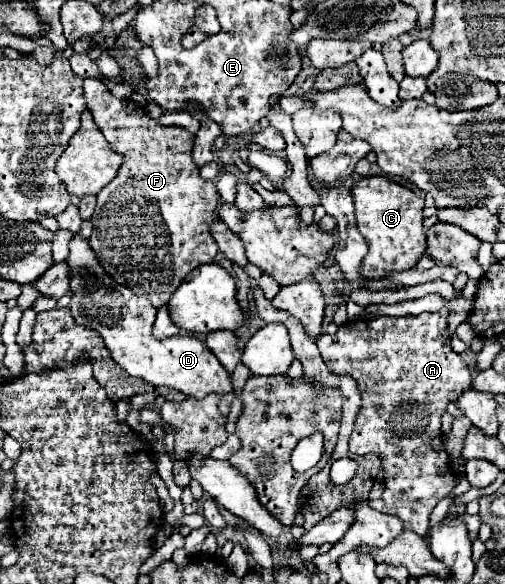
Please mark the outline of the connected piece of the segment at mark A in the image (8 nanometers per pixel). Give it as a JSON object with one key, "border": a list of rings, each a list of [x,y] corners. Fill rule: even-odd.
{"border":[[[440,310],[422,316],[366,318],[348,322],[340,326],[336,334],[322,334],[316,340],[326,366],[334,374],[352,374],[364,388],[366,404],[362,404],[362,412],[368,416],[360,412],[364,424],[354,424],[350,452],[374,452],[382,456],[384,512],[398,516],[404,530],[412,530],[420,536],[428,532],[428,516],[434,506],[450,496],[458,484],[450,458],[440,444],[440,416],[446,412],[448,402],[456,400],[456,396],[472,384],[470,368],[450,346],[448,316],[448,310]],[[414,402],[416,418],[392,418],[400,416],[400,410]],[[396,434],[400,434],[400,438]],[[444,474],[446,478],[452,474],[448,478],[452,482],[442,482],[440,476]]]}

